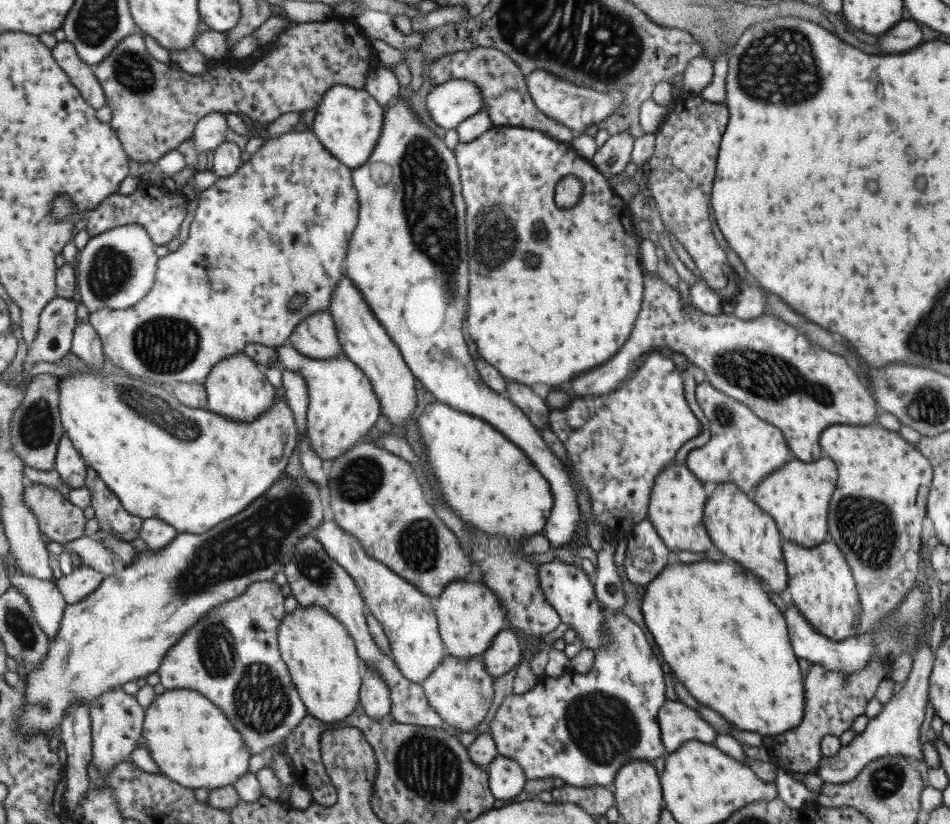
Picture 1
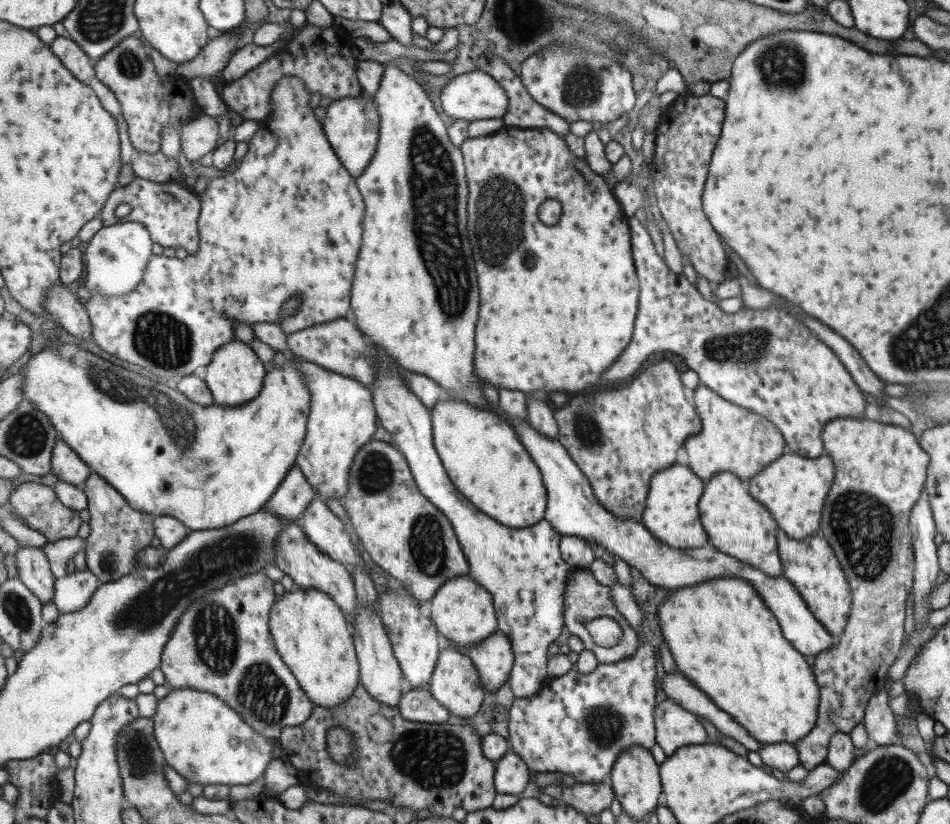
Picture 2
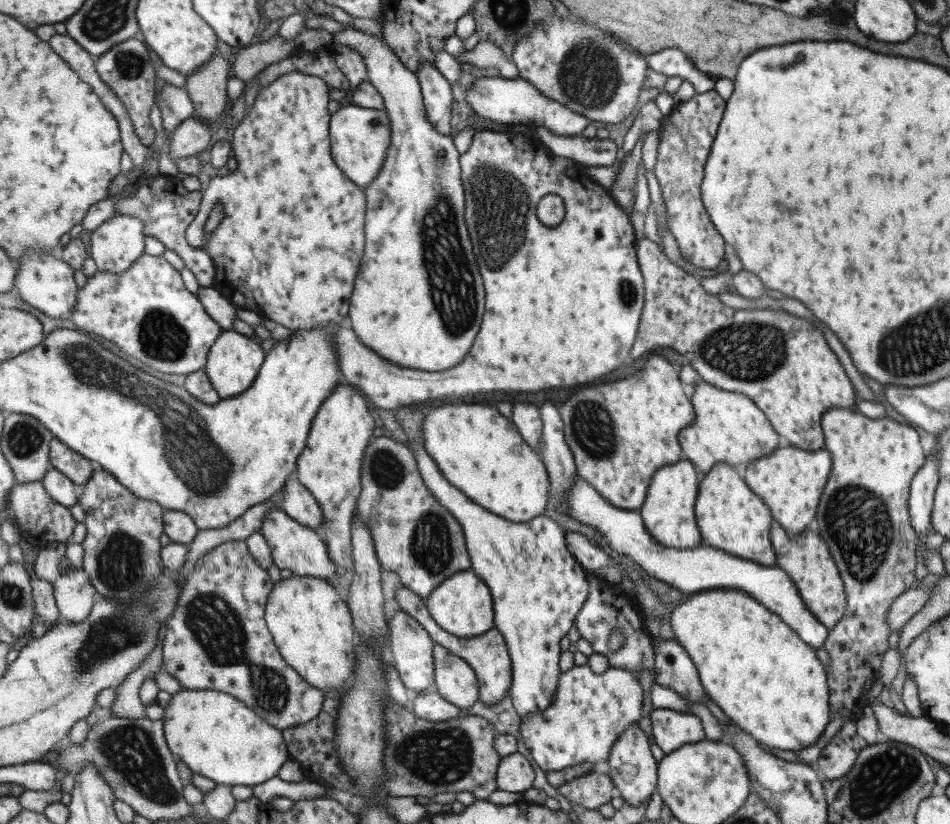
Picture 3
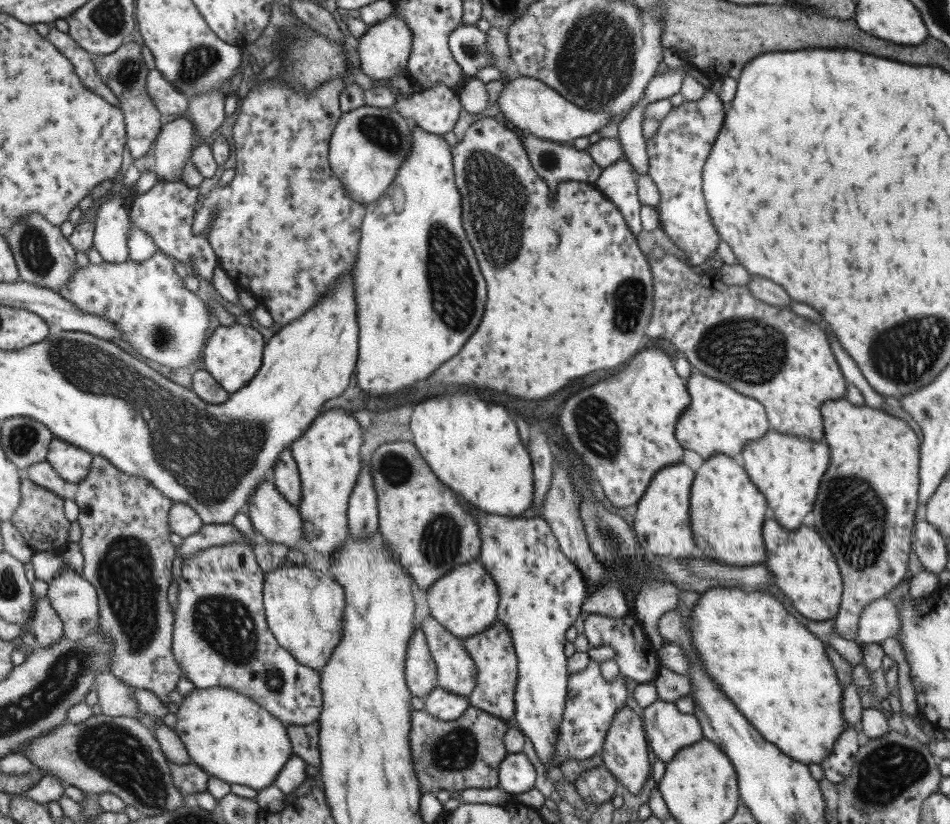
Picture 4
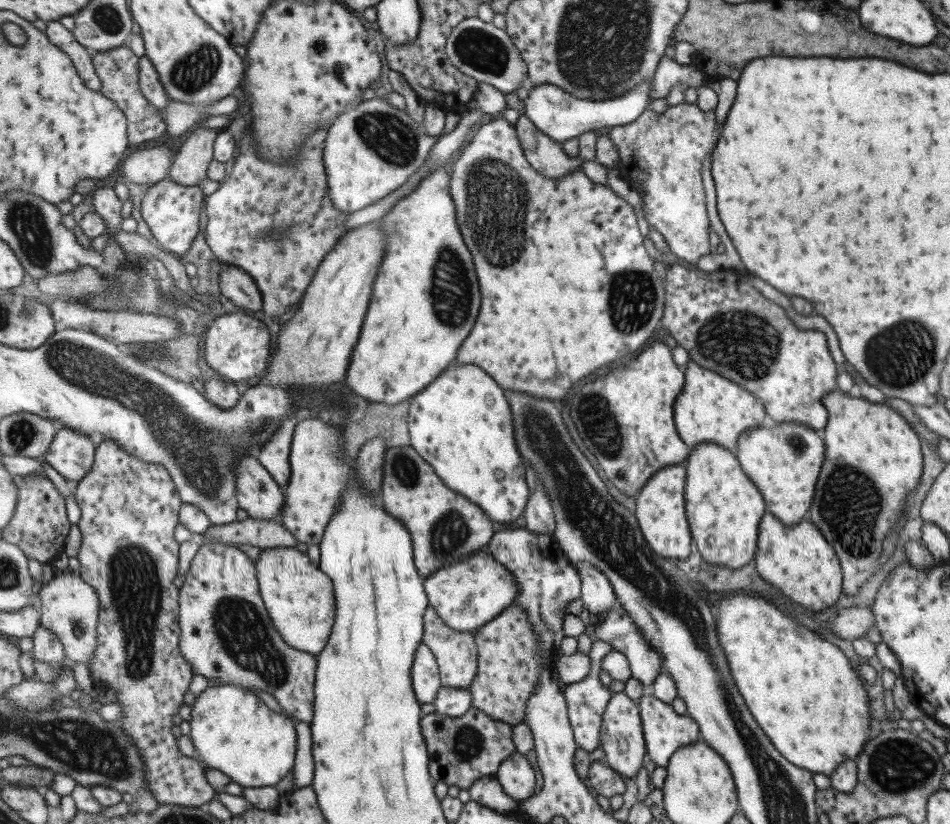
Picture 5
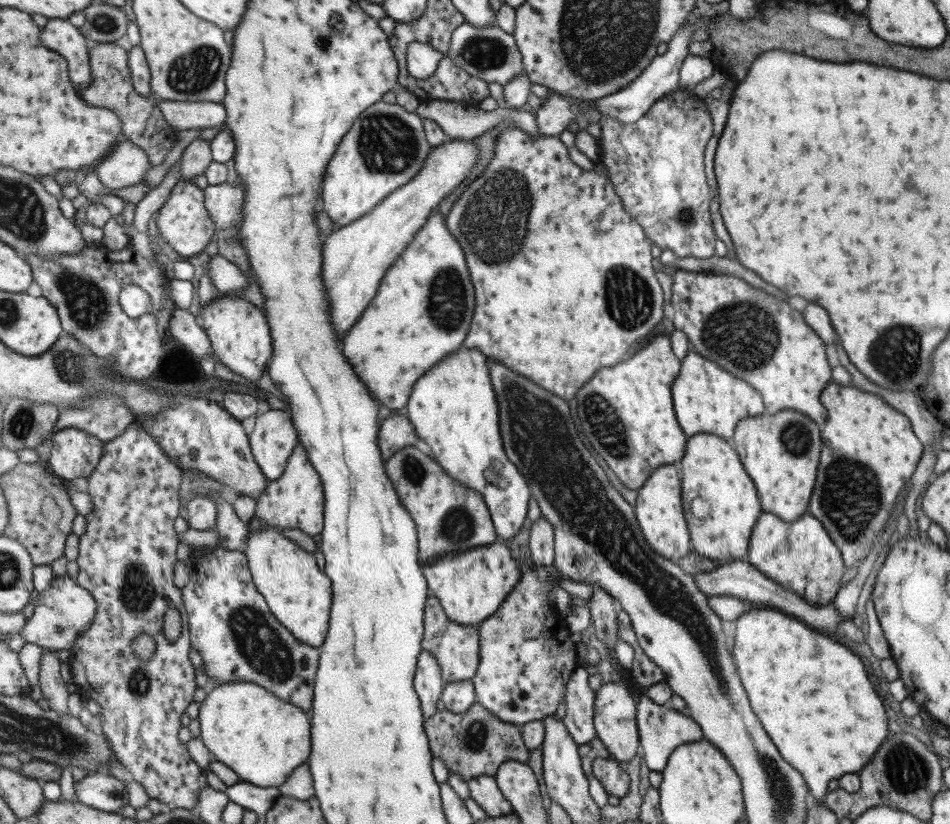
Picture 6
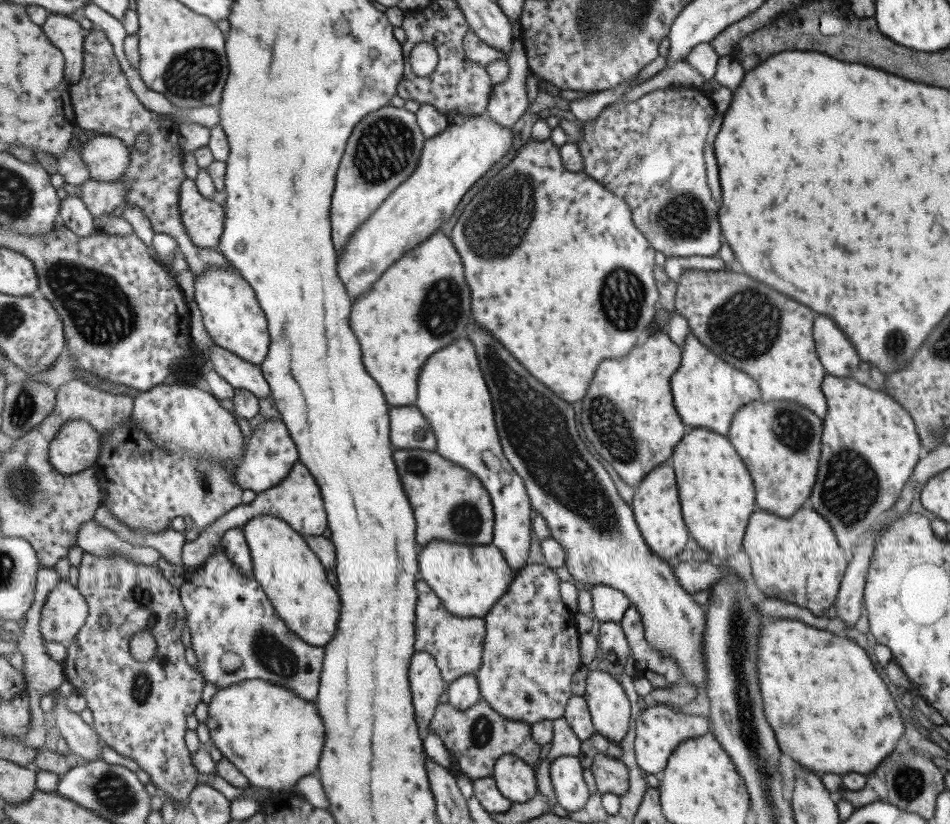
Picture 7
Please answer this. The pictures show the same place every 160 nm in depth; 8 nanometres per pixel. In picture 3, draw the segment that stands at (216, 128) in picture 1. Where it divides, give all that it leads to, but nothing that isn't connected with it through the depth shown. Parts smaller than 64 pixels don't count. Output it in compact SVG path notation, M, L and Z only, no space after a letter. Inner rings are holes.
M195 115L184 120L172 132L169 154L173 160L195 156L211 146L213 137L205 120Z

